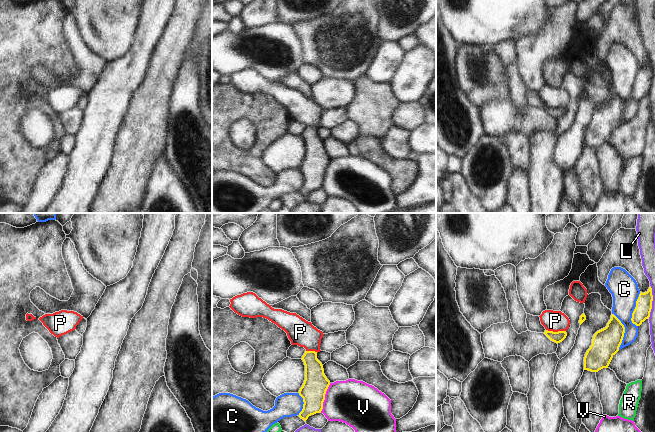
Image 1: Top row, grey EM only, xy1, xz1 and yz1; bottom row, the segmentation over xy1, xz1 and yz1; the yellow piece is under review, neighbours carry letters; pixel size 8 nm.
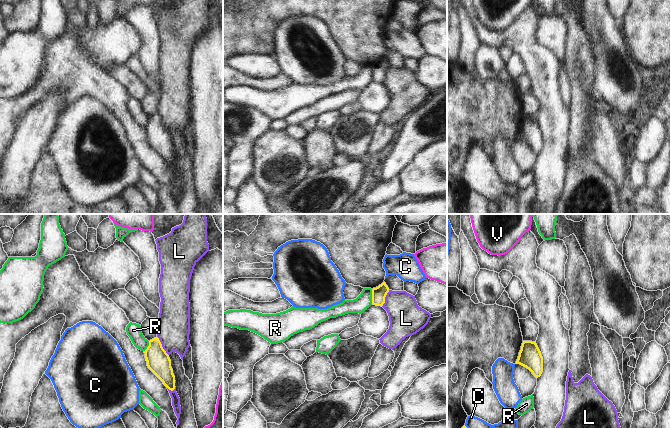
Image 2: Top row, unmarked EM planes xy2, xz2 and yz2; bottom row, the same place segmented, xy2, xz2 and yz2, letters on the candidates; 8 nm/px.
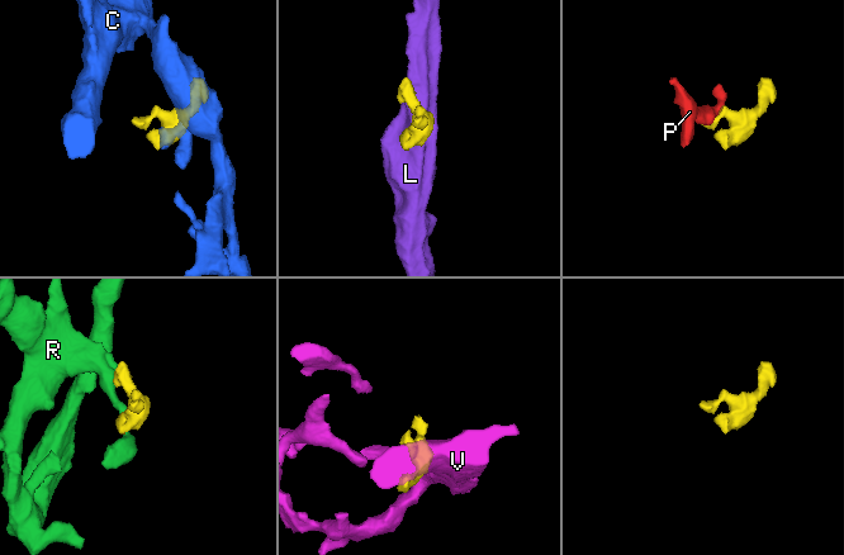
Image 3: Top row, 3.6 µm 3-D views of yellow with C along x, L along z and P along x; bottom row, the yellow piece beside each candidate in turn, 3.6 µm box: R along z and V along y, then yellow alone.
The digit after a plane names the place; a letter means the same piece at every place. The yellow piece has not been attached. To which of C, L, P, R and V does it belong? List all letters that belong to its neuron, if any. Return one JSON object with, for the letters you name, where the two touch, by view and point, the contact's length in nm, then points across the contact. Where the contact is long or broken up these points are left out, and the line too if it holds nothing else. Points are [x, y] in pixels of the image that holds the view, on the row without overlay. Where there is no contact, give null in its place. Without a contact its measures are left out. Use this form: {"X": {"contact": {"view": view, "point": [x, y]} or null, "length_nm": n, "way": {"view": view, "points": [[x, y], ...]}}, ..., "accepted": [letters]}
{"accepted": []}

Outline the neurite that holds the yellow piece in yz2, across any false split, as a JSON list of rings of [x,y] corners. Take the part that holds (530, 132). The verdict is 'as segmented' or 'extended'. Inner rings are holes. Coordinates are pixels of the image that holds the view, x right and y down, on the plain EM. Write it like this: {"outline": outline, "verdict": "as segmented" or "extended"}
{"outline": [[[523,117],[515,140],[526,143],[536,154],[541,152],[543,148],[543,133],[536,118]]], "verdict": "as segmented"}

